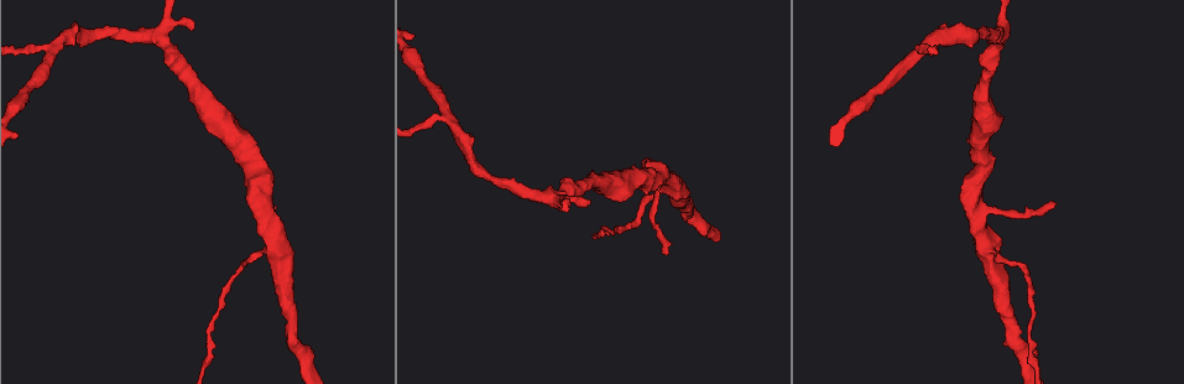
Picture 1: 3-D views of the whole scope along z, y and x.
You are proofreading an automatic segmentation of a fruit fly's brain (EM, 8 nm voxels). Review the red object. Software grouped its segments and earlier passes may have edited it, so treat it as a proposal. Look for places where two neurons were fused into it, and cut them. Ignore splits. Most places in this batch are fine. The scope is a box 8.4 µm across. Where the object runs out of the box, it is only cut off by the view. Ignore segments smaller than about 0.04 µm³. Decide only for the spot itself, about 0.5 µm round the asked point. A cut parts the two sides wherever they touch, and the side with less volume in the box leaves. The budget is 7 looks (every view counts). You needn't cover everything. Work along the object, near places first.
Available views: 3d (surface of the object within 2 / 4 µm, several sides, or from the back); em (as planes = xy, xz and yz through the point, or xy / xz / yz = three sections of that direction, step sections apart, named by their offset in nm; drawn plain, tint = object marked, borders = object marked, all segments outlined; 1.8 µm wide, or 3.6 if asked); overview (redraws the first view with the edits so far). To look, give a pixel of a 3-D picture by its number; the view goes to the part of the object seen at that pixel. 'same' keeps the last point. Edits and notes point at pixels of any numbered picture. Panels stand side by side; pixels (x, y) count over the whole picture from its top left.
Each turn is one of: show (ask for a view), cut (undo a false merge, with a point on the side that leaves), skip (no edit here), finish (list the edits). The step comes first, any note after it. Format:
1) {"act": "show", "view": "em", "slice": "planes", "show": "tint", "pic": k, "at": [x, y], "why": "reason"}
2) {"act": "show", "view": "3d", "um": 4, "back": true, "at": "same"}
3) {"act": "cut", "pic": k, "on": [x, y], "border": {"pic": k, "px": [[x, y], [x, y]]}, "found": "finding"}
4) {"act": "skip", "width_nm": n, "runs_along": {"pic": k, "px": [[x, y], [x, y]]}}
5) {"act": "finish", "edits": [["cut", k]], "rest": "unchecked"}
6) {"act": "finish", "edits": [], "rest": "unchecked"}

{"act": "show", "view": "em", "slice": "xz", "step": 16, "show": "tint", "pic": 1, "at": [1001, 40], "why": "three-way junction"}

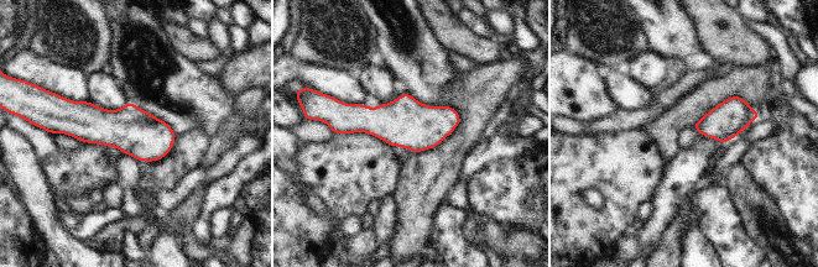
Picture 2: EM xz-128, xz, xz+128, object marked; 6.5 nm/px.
{"act": "show", "view": "em", "slice": "planes", "show": "borders", "at": "same"}

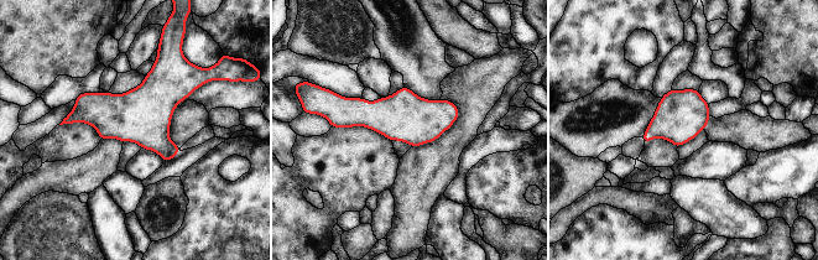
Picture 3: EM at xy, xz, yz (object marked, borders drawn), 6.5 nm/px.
{"act": "skip", "found": "continuous, no second neuron"}

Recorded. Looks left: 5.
{"act": "show", "view": "em", "um": 3.6, "slice": "xz", "step": 16, "show": "tint", "pic": 1, "at": [448, 116], "why": "three arms meet"}

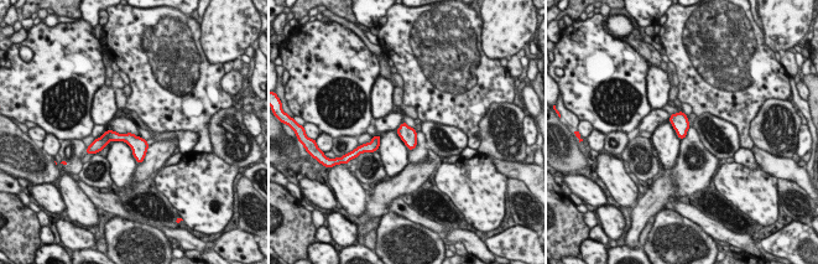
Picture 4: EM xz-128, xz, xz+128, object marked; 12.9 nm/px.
{"act": "show", "view": "em", "um": 3.6, "slice": "planes", "show": "tint", "at": "same", "why": "cut it another way"}

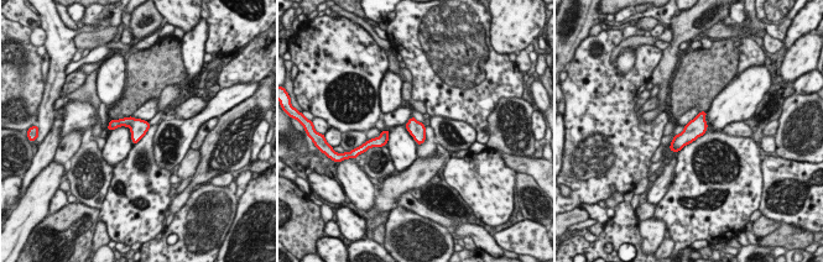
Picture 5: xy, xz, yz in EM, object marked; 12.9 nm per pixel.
{"act": "skip", "found": "continuous, no second neuron"}

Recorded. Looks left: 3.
{"act": "show", "view": "em", "slice": "xy", "step": 8, "show": "plain", "pic": 1, "at": [988, 249], "why": "side arm on a straight run"}

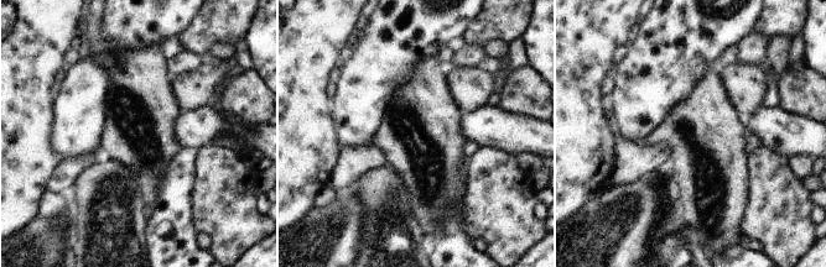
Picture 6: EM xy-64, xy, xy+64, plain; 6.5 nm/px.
{"act": "show", "view": "em", "slice": "xy", "step": 8, "show": "tint", "at": "same"}

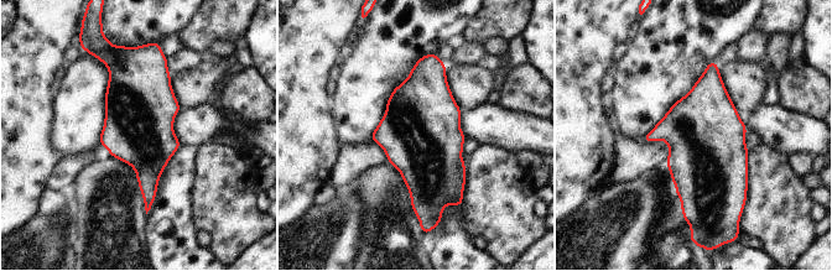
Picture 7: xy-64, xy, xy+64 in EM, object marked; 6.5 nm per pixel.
{"act": "skip", "found": "continuous, no second neuron"}

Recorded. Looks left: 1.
{"act": "finish", "edits": [], "rest": "unchecked"}

